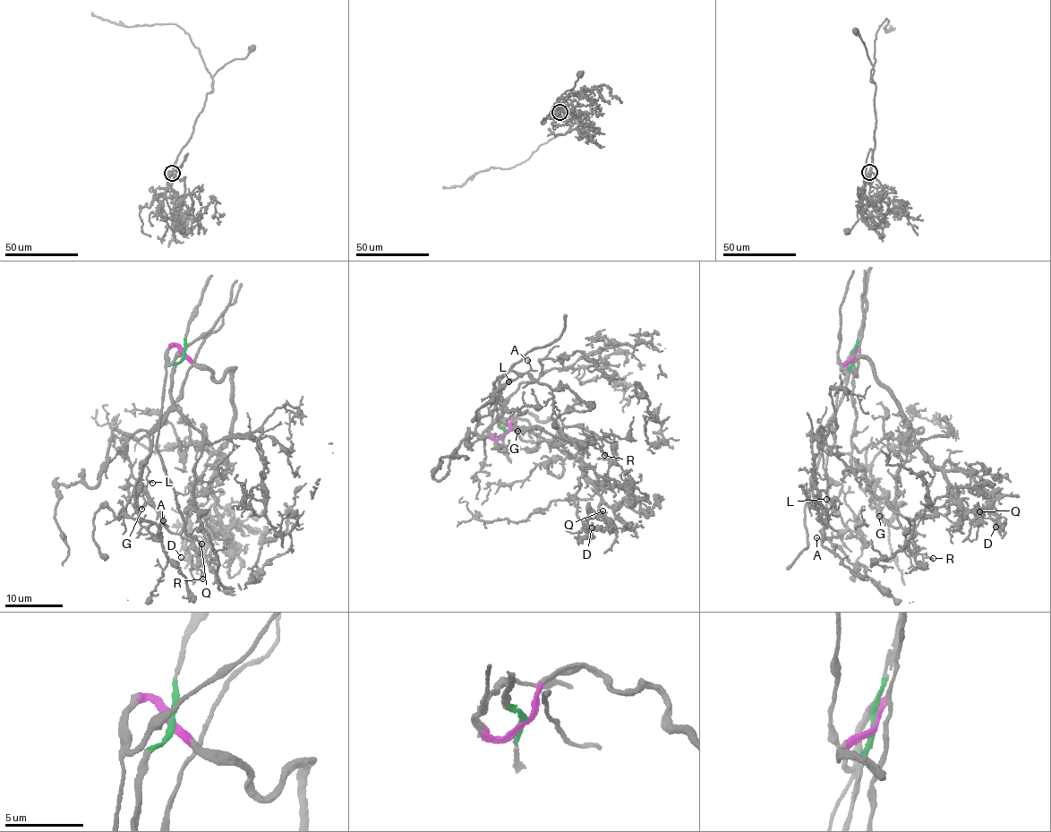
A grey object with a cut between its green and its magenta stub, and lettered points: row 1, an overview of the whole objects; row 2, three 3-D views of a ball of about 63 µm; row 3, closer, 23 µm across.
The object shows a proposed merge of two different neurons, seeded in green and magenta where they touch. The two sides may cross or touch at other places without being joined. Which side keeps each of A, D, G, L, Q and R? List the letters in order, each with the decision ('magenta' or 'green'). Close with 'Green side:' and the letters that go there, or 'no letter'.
A: green
D: magenta
G: green
L: green
Q: magenta
R: green
Green side: A, G, L, R

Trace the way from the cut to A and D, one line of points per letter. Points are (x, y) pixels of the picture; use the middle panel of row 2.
A: (505, 433), (499, 422), (506, 401), (499, 401), (493, 385), (509, 371), (525, 373), (526, 359)
D: (505, 433), (510, 421), (527, 413), (555, 423), (576, 444), (602, 513), (613, 525), (591, 527)

